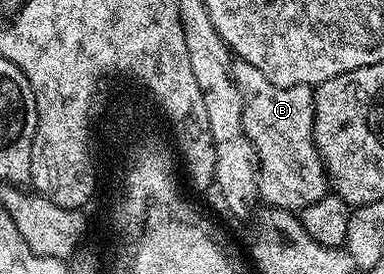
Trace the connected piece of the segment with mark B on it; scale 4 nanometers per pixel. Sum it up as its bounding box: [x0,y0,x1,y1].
[233,60,330,212]

